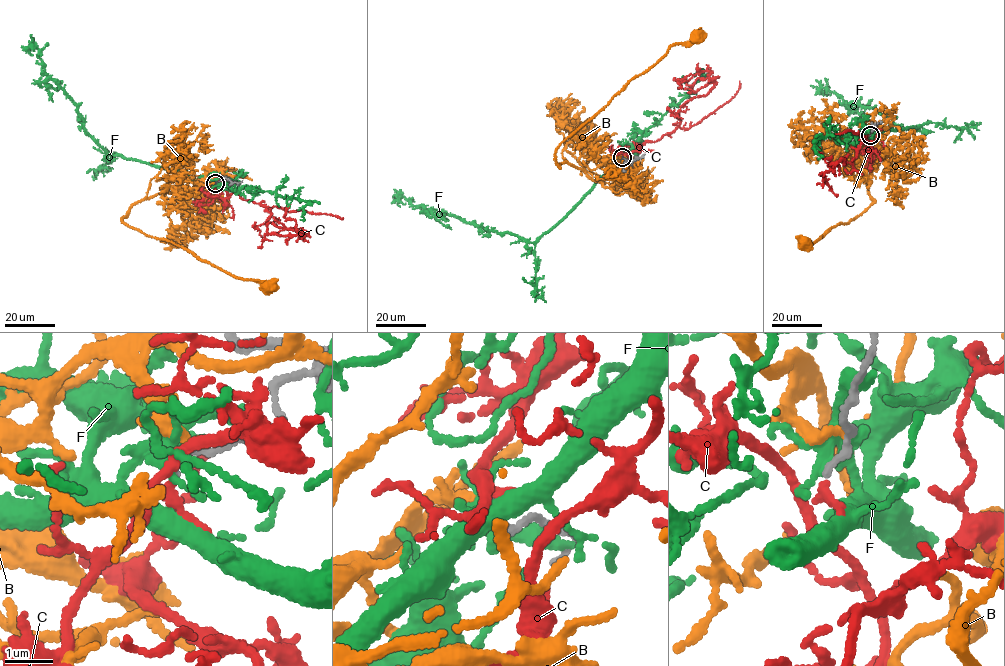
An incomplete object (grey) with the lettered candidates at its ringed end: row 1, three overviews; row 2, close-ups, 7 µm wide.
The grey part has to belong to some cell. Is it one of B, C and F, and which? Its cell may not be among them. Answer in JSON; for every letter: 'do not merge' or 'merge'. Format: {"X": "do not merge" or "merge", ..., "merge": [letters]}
{"B": "do not merge", "C": "merge", "F": "do not merge", "merge": ["C"]}

